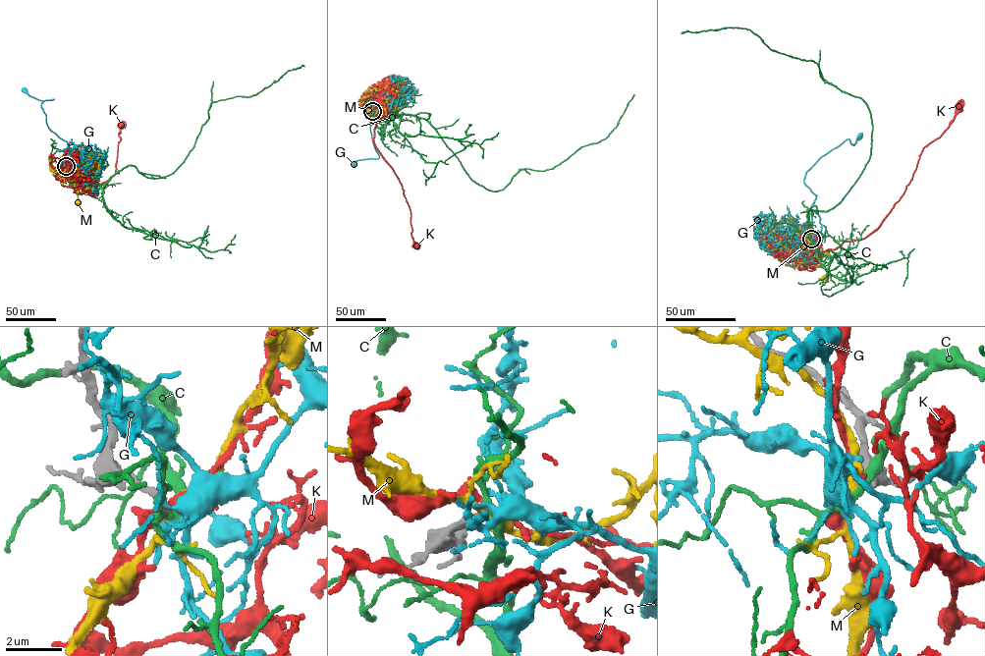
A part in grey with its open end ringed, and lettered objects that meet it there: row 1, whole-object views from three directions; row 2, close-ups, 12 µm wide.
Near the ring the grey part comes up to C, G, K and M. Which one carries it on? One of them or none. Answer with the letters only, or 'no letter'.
no letter

